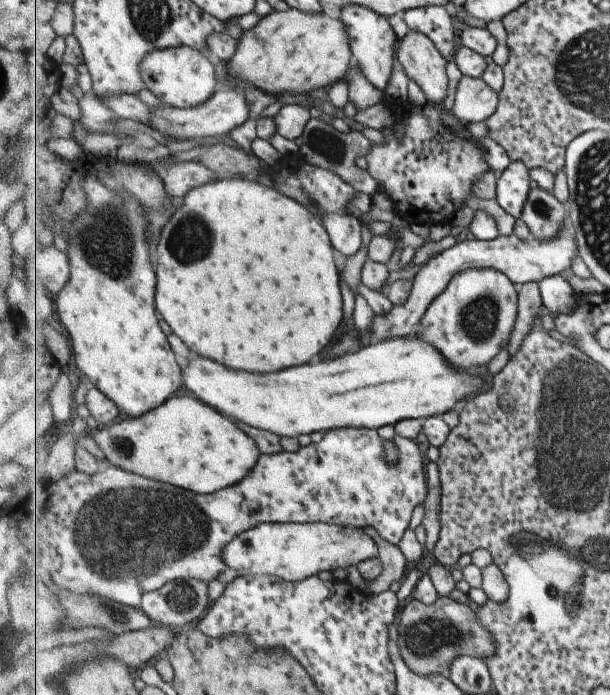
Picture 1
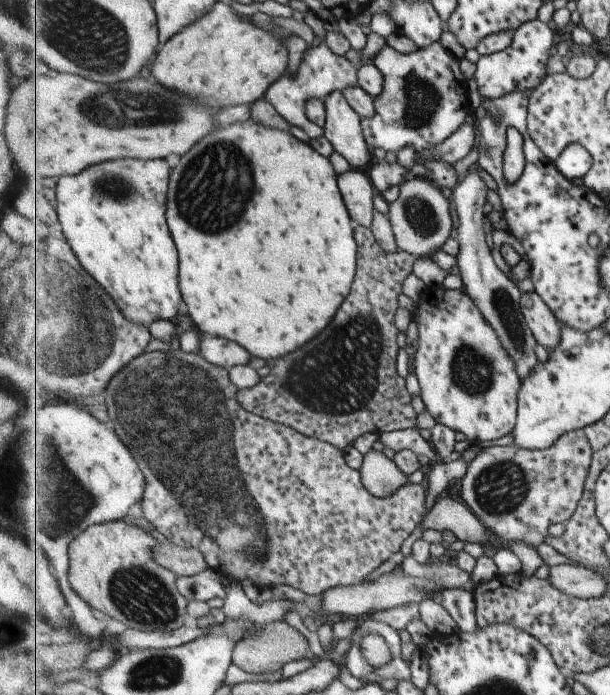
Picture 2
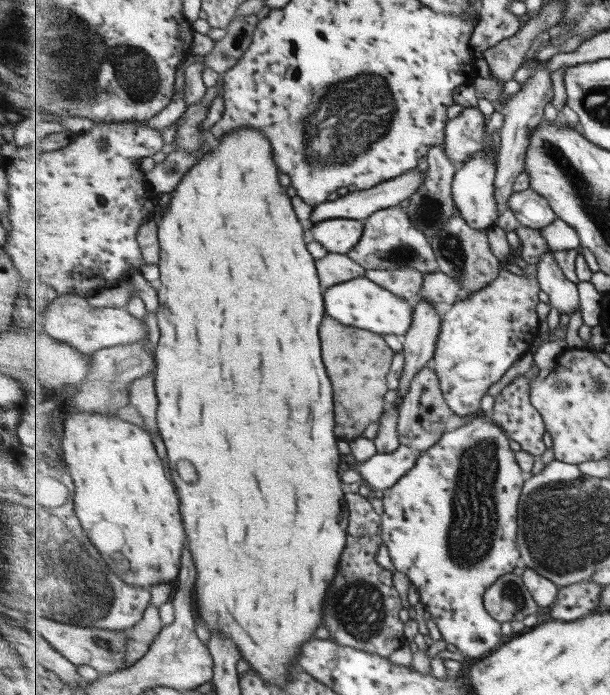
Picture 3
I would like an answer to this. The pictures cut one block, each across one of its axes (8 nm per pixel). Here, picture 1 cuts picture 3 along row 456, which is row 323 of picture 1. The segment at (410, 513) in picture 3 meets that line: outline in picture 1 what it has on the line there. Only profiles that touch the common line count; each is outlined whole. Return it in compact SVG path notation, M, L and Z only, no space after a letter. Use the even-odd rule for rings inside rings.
M495 268L470 269L457 274L421 320L418 338L431 342L455 368L484 371L489 362L510 346L518 318L519 294L515 284Z

